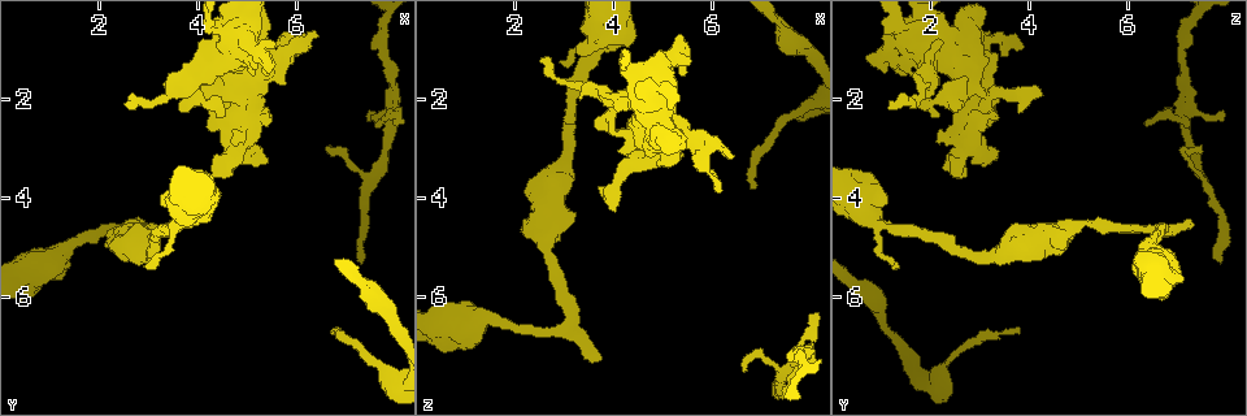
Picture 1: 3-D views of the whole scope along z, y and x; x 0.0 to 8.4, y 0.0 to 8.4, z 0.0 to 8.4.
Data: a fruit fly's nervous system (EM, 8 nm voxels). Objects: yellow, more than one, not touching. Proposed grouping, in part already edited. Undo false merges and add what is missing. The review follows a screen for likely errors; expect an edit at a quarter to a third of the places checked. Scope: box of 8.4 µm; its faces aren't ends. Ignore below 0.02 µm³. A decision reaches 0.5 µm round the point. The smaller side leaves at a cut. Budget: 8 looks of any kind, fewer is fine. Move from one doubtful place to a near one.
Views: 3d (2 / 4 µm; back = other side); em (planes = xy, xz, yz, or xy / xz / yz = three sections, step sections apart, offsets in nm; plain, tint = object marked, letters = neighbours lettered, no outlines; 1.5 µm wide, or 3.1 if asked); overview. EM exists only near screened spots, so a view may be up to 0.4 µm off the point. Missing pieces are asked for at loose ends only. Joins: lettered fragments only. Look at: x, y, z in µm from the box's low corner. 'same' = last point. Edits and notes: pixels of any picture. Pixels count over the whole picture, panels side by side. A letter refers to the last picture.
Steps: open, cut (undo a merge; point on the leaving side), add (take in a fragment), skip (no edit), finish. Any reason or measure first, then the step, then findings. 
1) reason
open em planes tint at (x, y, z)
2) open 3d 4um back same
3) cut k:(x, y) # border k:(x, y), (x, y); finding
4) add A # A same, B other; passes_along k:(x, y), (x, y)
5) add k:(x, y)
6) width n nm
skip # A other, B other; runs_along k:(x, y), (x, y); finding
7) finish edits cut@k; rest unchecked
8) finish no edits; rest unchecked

thin end
open em planes letters at (6.80, 6.60, 3.85)

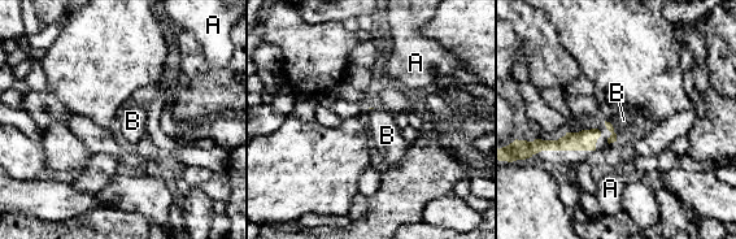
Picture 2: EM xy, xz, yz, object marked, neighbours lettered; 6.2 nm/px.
add B # A other, B same; passes_along 2:(613, 138), (613, 127), (623, 120); the cell continues

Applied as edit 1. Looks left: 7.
open overview

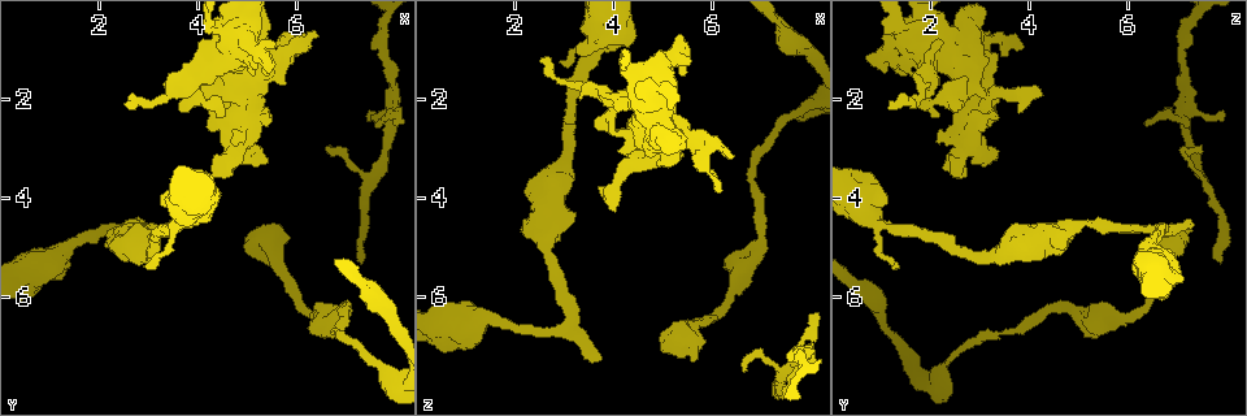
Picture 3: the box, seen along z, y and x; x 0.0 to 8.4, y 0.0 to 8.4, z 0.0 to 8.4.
calibre changes
open em yz step 8 letters at (5.55, 5.15, 6.65)

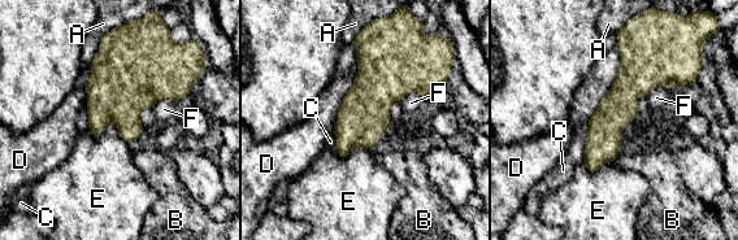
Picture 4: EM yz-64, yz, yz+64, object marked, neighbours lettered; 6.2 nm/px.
longest_contact D 480 nm
skip # A other, B other, C other, D other, E other, F other; border 4:(616, 48), (617, 75), (587, 121); all the same cell

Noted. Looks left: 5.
an open end
open 3d 2um at (3.80, 4.45, 7.25)

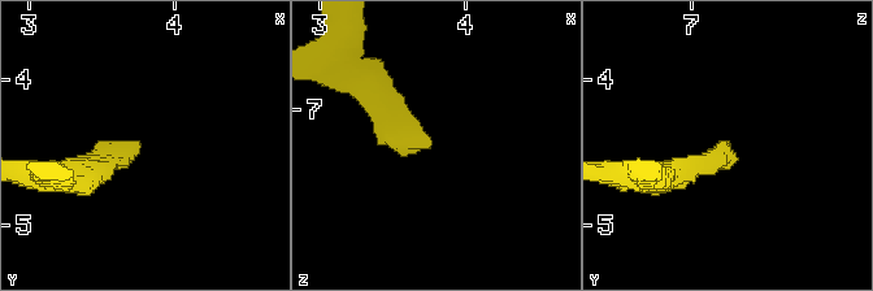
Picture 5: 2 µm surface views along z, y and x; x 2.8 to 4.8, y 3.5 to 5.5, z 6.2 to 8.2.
open em yz step 4 tint at (3.76, 4.46, 7.22)

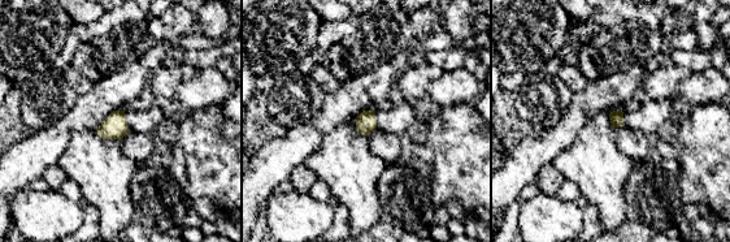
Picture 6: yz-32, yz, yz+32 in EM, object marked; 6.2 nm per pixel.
open em yz step 4 letters same

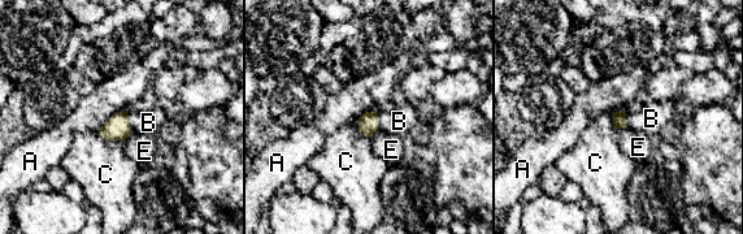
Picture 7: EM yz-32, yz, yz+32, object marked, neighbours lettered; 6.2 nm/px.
add B # A other, B same, C other, E other; passes_along 7:(117, 128), (127, 122), (148, 122); it goes on there

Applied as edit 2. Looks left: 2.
finish edits add@2, add@7; rest unchecked

